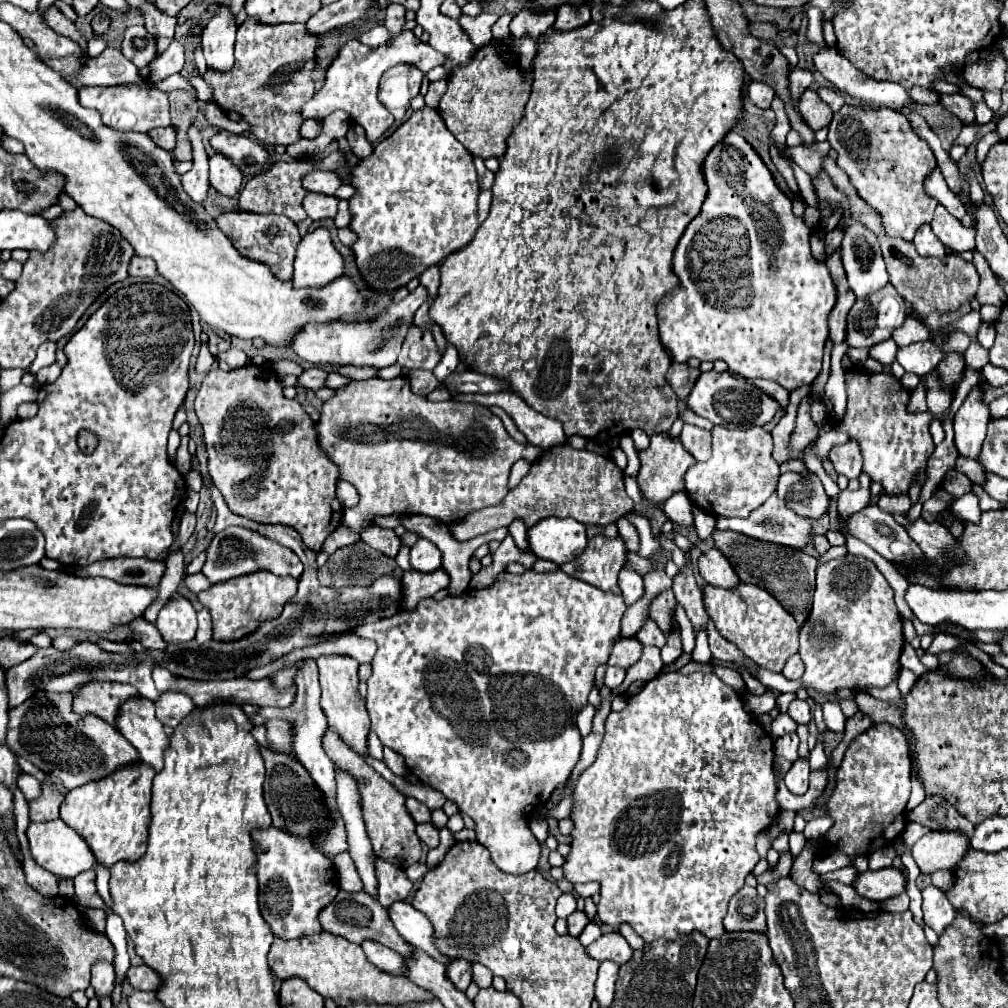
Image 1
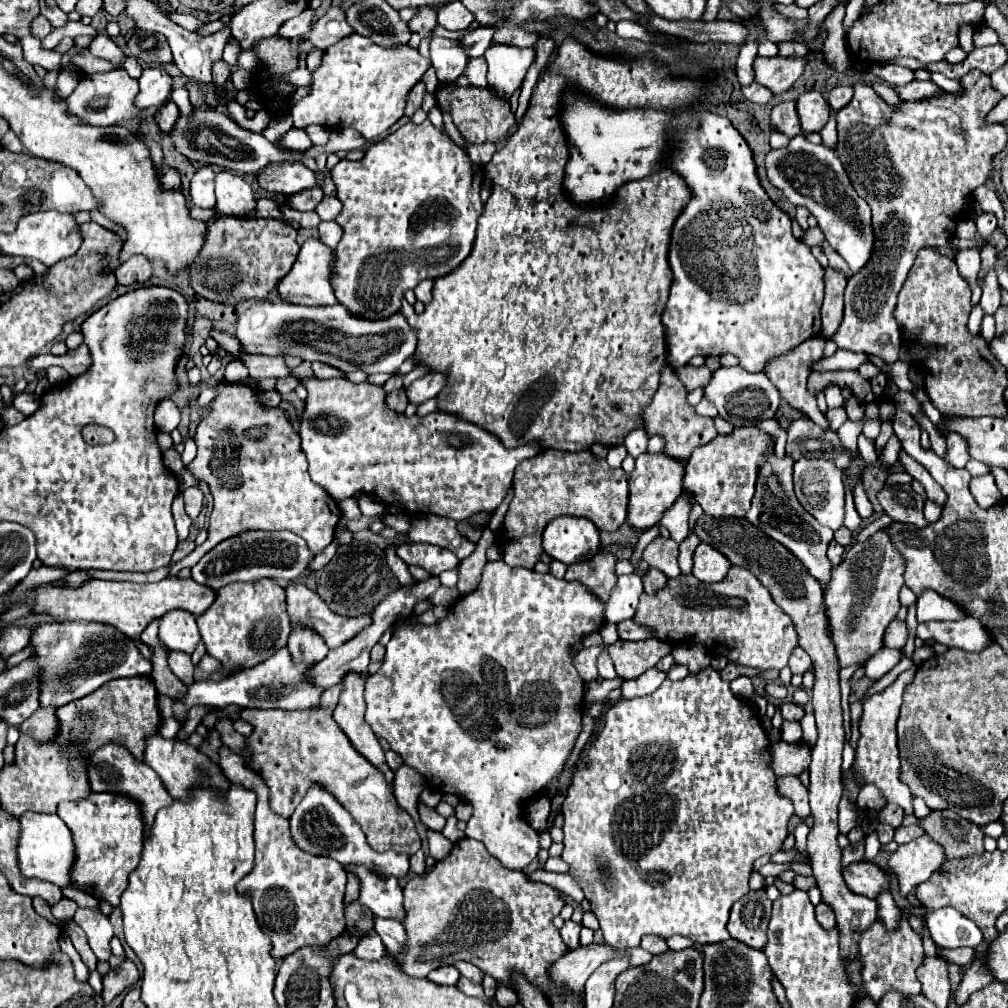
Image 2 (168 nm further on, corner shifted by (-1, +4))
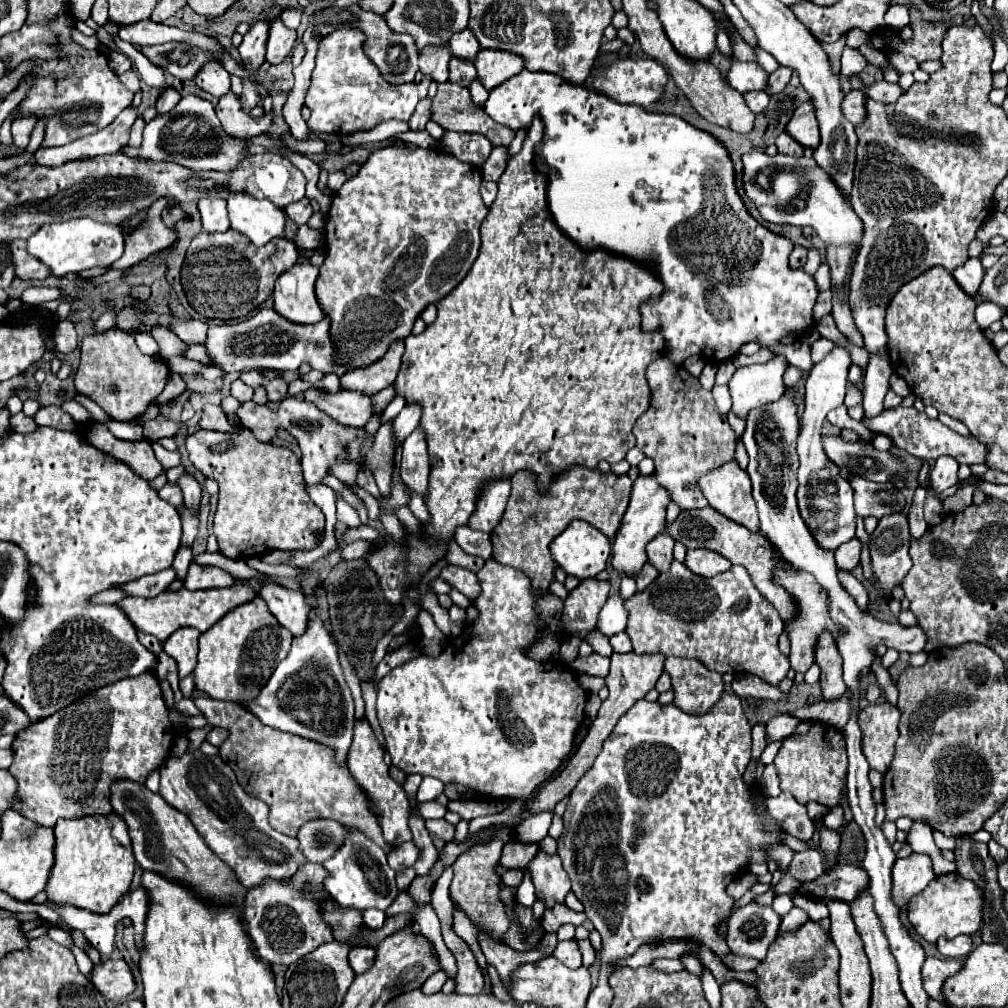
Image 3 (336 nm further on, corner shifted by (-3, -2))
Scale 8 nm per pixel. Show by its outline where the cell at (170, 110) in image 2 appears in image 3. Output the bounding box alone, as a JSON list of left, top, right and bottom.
[157,87,181,113]

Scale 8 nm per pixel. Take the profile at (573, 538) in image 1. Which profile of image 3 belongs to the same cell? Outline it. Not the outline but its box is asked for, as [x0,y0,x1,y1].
[549,521,611,579]

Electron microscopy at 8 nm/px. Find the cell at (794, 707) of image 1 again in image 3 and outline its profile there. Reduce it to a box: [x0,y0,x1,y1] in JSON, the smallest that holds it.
[767,713,801,741]

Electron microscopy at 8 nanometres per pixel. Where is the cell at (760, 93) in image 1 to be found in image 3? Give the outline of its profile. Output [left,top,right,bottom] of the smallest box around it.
[743,91,769,113]

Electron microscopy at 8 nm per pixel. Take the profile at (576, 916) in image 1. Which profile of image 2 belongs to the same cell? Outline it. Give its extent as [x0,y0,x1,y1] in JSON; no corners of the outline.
[561,921,581,951]

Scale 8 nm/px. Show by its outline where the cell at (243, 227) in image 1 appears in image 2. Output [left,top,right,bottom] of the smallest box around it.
[187,219,299,305]

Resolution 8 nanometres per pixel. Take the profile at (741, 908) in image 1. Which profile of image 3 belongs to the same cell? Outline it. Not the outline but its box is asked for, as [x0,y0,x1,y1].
[727,903,781,961]

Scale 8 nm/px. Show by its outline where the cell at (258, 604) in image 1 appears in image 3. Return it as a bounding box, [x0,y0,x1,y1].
[193,597,291,703]

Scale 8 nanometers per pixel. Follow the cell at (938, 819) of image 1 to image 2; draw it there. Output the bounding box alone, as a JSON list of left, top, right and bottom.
[903,811,983,861]

